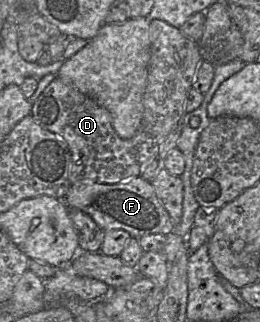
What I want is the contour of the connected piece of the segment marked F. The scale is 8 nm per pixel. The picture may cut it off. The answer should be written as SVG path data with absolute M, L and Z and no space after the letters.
M141 176L117 184L76 182L71 184L63 200L68 208L76 208L88 214L104 231L123 230L137 239L157 233L166 236L173 231L171 218L152 184Z

